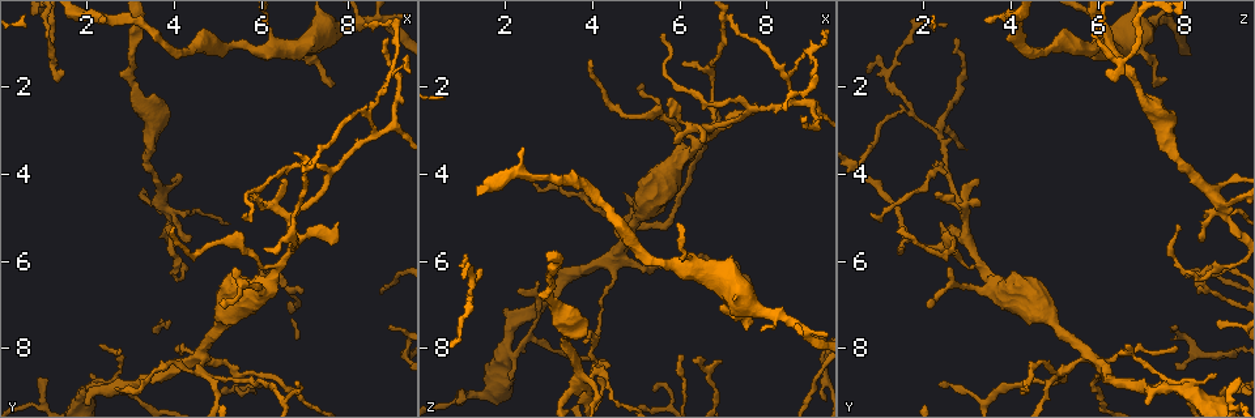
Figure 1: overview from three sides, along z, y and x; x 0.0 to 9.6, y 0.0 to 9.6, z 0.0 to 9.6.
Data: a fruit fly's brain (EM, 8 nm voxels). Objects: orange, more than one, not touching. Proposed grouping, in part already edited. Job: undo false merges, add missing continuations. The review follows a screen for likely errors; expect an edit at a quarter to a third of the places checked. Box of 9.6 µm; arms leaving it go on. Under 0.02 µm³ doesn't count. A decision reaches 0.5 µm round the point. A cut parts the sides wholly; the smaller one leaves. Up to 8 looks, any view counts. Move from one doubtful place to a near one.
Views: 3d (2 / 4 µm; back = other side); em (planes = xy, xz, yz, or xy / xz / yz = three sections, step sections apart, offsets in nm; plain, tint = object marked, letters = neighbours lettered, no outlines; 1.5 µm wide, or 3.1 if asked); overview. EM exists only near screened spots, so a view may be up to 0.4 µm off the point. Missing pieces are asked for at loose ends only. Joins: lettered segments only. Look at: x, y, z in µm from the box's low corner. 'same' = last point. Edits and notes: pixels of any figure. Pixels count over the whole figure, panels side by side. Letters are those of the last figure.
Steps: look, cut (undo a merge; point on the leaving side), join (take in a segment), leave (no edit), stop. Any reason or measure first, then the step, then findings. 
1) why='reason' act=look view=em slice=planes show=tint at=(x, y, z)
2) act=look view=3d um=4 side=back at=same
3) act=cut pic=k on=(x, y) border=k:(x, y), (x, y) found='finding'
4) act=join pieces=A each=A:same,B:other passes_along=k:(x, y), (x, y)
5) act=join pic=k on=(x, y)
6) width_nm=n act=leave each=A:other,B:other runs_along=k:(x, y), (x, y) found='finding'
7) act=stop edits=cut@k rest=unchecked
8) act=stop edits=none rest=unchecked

why='free end' act=look view=em slice=planes show=letters at=(4.10, 8.00, 7.85)

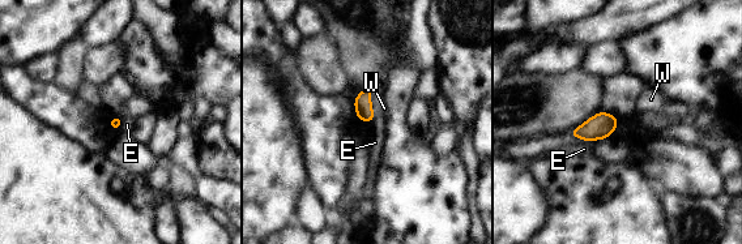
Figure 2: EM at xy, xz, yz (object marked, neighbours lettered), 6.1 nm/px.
act=leave each=E:other,W:other border=2:(372, 88), (371, 120) found='none of them fits'

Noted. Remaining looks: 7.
why='an open end' act=look view=3d um=4 side=back at=(7.60, 1.85, 7.65)

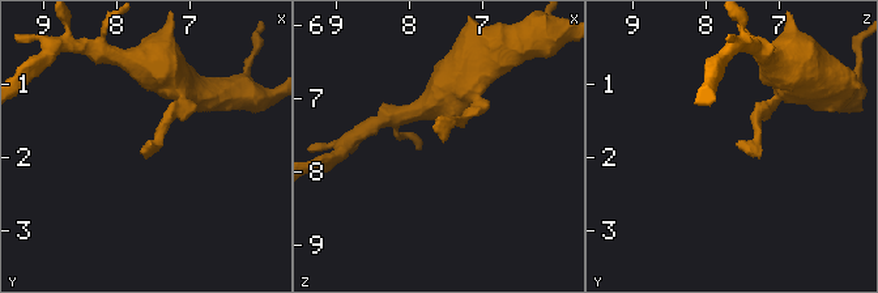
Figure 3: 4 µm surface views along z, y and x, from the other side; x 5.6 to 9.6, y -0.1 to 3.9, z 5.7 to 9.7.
act=look view=em slice=xz step=8 show=tint at=(7.55, 1.85, 7.65)

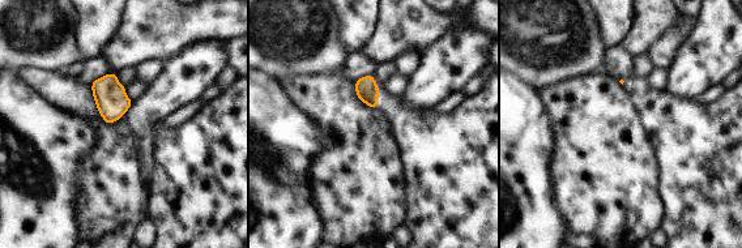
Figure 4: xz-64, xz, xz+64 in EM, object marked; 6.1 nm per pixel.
why='cut it another way' act=look view=em slice=yz step=4 show=letters at=same

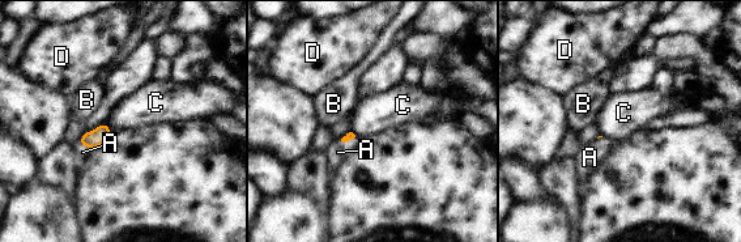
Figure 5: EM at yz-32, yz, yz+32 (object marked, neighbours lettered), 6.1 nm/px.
longest_contact=A:130nm act=join pic=5 on=(82, 152) each=A:same,B:other,C:other,D:other passes_along=5:(99, 136), (89, 147), (82, 152) found='the neuron continues'

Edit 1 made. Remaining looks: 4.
act=look view=overview

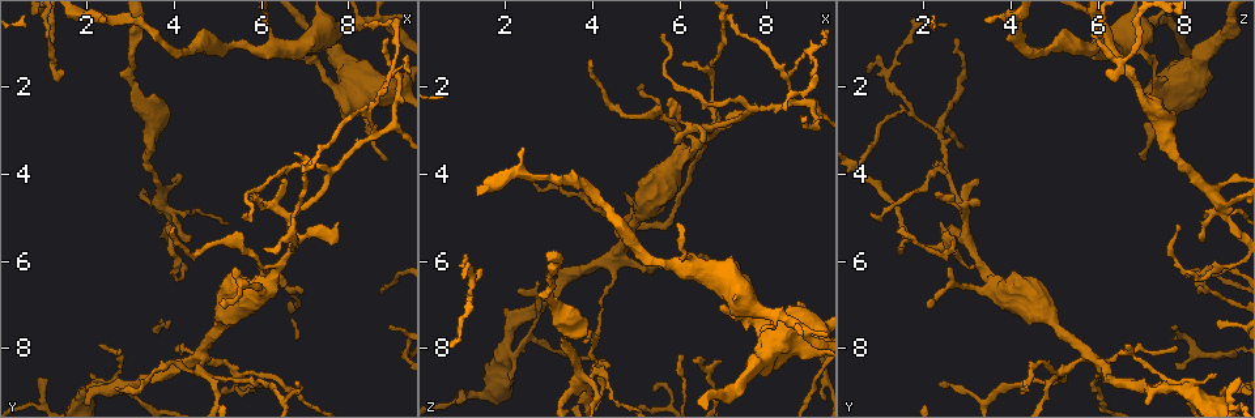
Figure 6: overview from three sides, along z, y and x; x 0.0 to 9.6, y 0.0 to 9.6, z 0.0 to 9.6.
why='tapers out' act=look view=em slice=planes show=letters at=(8.85, 0.90, 2.60)

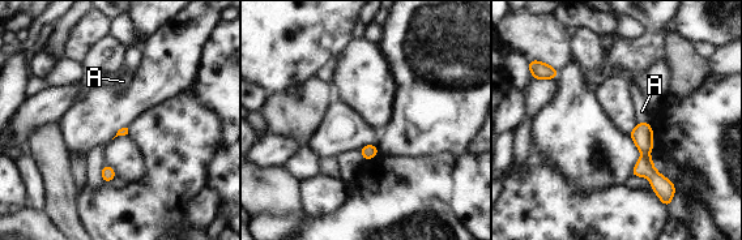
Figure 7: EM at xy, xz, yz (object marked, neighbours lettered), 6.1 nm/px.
longest_contact=A:70nm act=join pic=7 on=(642, 111) each=A:same passes_along=7:(642, 134), (643, 123), (642, 111) found='it goes on there'

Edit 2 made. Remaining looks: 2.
act=stop edits=join@5,join@7 rest=unchecked

